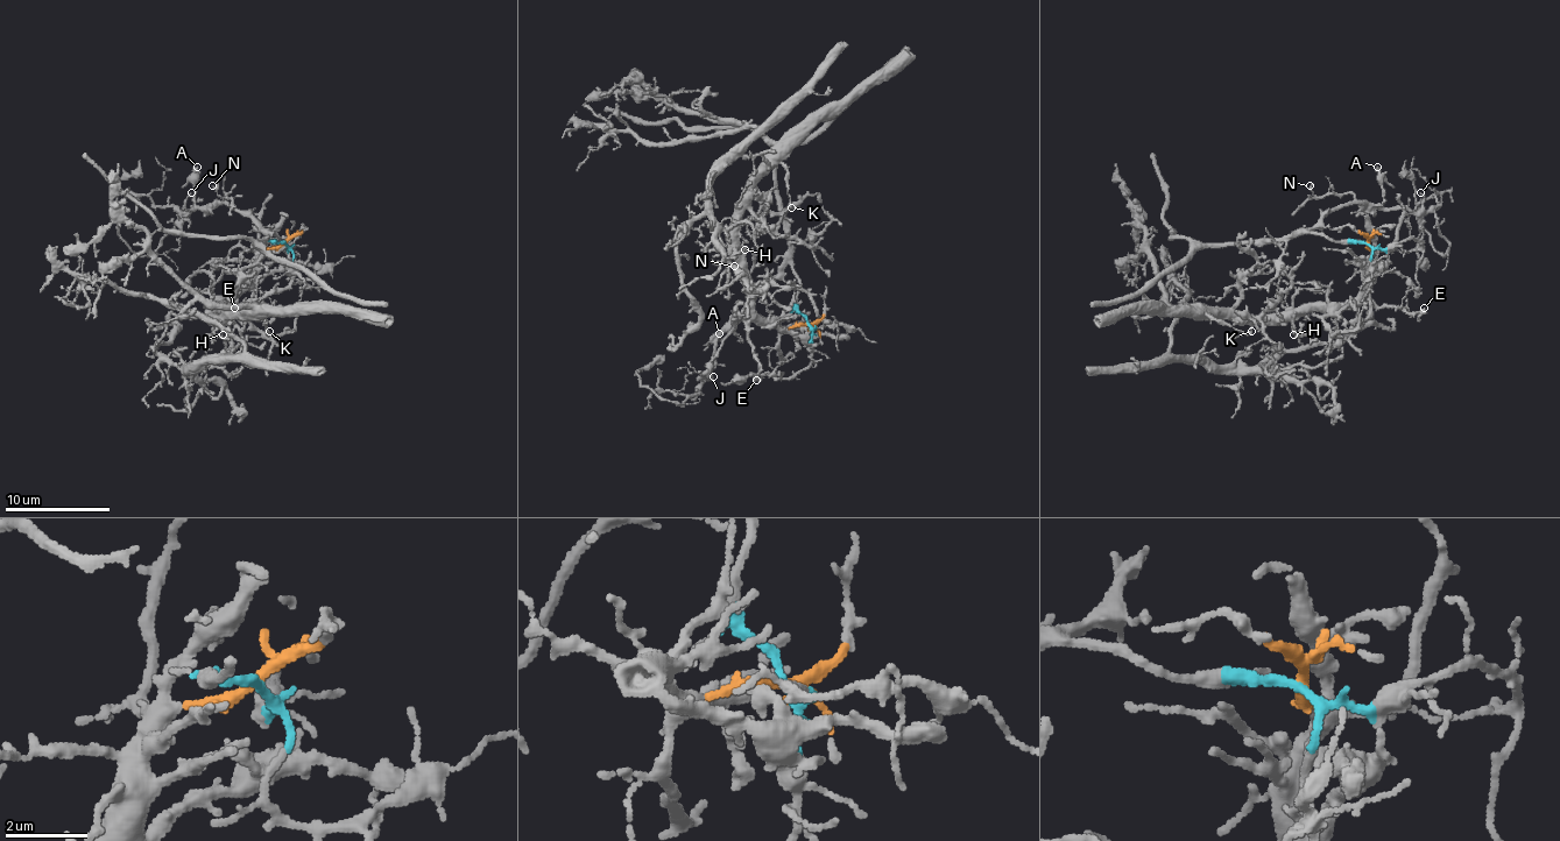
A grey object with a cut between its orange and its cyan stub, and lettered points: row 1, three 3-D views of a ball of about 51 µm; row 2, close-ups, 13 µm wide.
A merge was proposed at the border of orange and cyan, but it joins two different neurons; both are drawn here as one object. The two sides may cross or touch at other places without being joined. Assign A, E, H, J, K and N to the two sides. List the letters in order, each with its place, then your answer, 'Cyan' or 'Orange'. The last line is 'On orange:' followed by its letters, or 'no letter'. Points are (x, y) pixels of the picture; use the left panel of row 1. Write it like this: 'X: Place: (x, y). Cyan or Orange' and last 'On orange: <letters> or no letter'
A: Place: (197, 167). Cyan
E: Place: (234, 308). Orange
H: Place: (223, 334). Orange
J: Place: (191, 192). Cyan
K: Place: (269, 331). Orange
N: Place: (212, 185). Cyan
On orange: E, H, K

